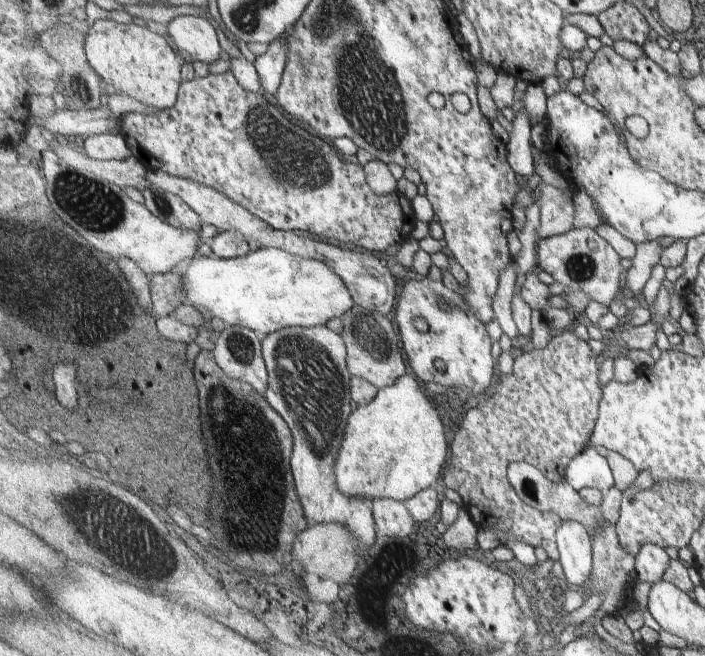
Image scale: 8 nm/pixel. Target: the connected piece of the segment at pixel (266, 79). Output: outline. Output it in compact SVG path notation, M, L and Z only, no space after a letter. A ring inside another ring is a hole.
M288 32L269 44L268 51L254 61L263 90L275 95L286 69L289 46L285 37Z

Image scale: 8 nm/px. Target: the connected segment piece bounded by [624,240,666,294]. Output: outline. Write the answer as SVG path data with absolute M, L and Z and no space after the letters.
M649 240L637 246L636 255L632 258L632 266L626 272L624 286L641 294L645 284L651 278L651 272L655 265L662 264L665 247L661 247L658 240Z

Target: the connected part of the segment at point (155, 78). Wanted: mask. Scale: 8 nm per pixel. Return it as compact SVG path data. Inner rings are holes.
M111 18L98 19L86 35L85 48L89 65L118 93L126 94L153 108L171 109L177 104L182 85L181 70L183 68L181 66L183 63L177 51L171 48L167 36L155 34L149 28L139 26L139 24L125 24Z

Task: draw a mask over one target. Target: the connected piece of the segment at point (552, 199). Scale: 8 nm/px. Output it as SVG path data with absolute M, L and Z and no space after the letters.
M541 182L538 188L541 195L538 199L540 227L537 230L537 242L541 238L560 235L574 229L573 221L579 217L572 200L575 188L570 184L571 196L566 196L563 190L549 183Z

